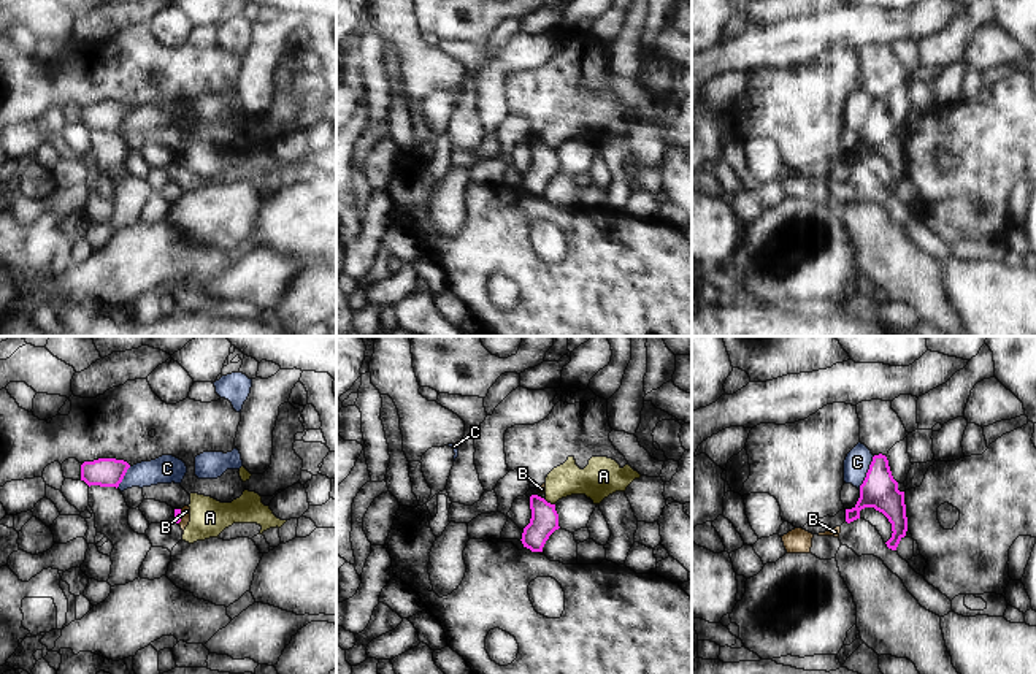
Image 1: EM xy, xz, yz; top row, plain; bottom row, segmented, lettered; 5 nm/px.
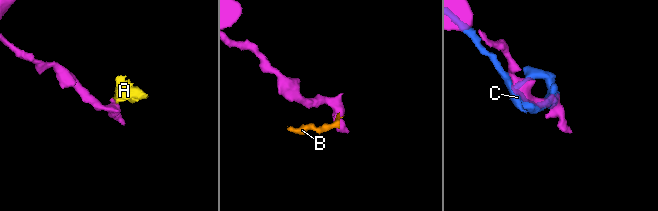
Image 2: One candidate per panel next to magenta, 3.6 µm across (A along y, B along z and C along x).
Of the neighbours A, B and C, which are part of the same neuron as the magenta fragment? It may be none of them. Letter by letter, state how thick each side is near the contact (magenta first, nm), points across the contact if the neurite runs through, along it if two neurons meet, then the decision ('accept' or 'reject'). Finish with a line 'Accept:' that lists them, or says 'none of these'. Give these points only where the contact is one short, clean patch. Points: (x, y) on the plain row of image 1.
A: 140/160 nm | along xz (544, 145), (554, 149) | reject
B: 50/50 nm | along xy (181, 154), (178, 168) | reject
C: 190/130 nm | reject
Accept: none of these

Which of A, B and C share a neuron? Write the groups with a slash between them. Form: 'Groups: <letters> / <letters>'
Groups: A B / C.

